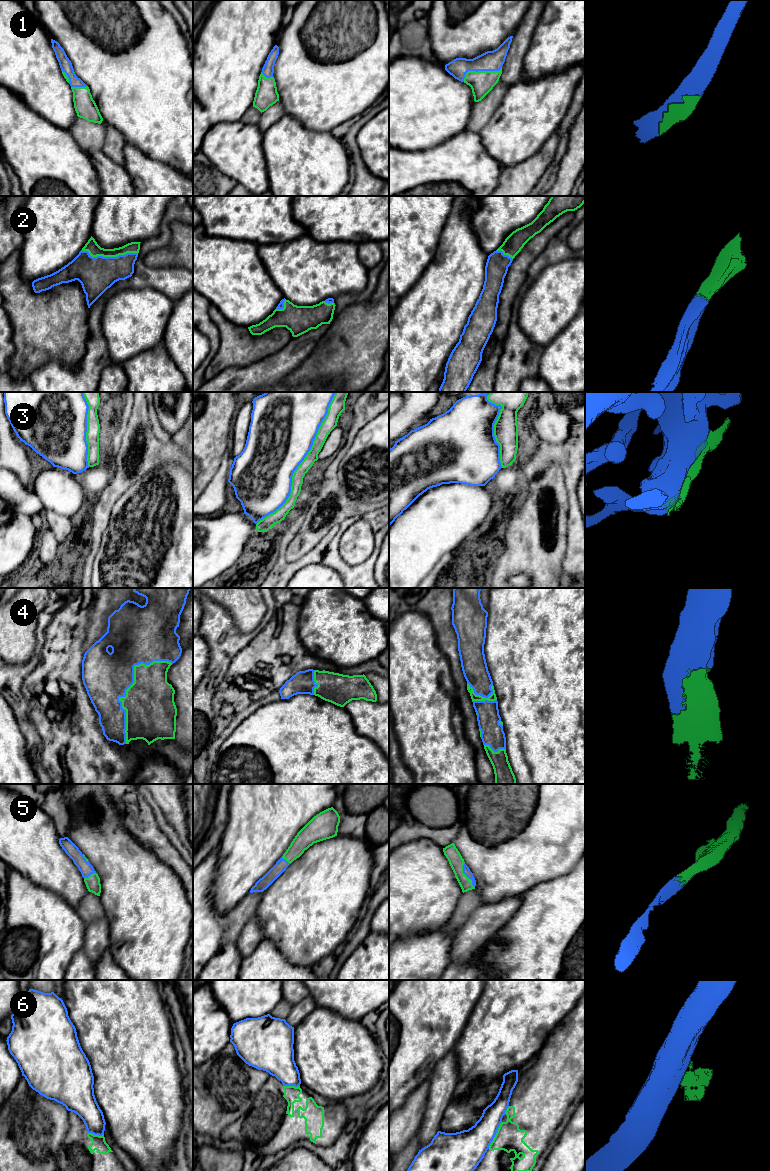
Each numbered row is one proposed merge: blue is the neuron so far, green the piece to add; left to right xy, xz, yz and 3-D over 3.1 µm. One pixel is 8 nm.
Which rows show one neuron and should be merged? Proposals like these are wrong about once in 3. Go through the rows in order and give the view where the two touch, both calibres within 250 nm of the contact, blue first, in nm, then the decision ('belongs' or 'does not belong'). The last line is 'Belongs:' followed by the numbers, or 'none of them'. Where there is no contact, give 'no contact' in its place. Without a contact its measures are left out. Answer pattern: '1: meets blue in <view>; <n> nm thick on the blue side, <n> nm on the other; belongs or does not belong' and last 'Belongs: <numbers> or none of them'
1: meets blue in yz; 160 nm thick on the blue side, 190 nm on the other; belongs
2: meets blue in xy; 280 nm thick on the blue side, 100 nm on the other; belongs
3: meets blue in xz; 500 nm thick on the blue side, 100 nm on the other; does not belong
4: meets blue in xy; 380 nm thick on the blue side, 400 nm on the other; belongs
5: meets blue in yz; 60 nm thick on the blue side, 120 nm on the other; belongs
6: meets blue in yz; 280 nm thick on the blue side, 220 nm on the other; does not belong
Belongs: 1, 2, 4, 5

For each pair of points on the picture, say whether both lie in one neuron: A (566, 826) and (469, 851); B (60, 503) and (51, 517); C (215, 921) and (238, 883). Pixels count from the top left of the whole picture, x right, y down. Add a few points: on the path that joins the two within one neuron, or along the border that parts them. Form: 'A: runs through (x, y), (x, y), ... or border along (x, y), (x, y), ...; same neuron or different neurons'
A: runs through (542, 850), (538, 854), (493, 854); same neuron
B: border along (45, 509), (50, 509), (68, 518); different neurons
C: border along (211, 891), (212, 907), (217, 912), (226, 913); different neurons

